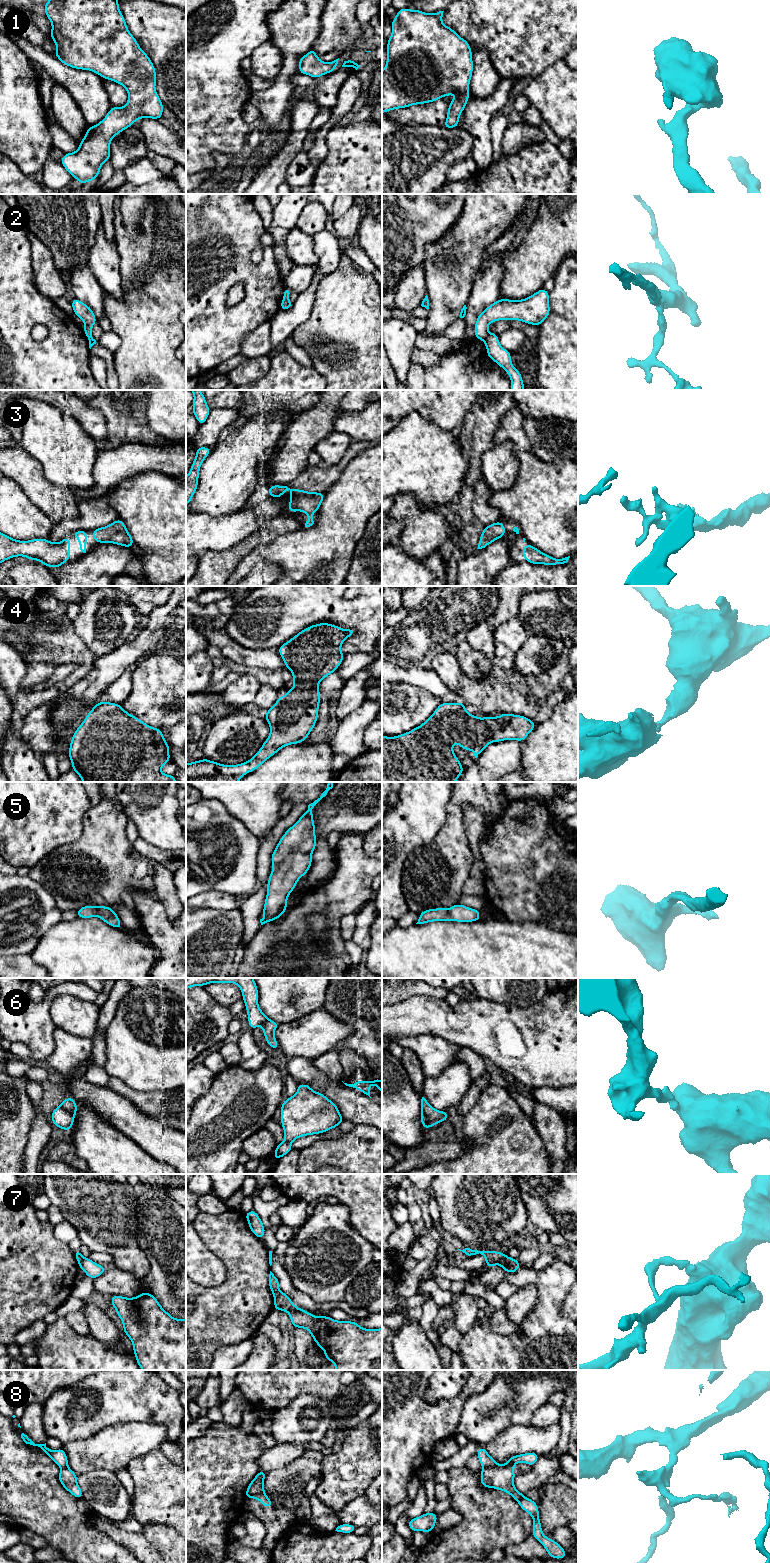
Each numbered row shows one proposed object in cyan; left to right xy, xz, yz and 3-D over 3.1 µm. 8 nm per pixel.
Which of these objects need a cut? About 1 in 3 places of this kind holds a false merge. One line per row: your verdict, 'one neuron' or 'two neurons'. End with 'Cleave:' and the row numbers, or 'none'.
1: one neuron
2: two neurons
3: one neuron
4: one neuron
5: one neuron
6: two neurons
7: two neurons
8: two neurons
Cleave: 2, 6, 7, 8

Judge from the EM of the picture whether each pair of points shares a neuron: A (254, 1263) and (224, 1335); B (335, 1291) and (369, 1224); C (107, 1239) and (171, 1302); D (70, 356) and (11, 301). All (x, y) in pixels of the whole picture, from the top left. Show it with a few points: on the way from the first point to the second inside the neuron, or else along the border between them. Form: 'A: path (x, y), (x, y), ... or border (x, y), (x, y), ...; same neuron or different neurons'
A: path (248, 1281), (241, 1303), (229, 1317); same neuron
B: border (349, 1217), (349, 1223), (371, 1244); different neurons
C: border (144, 1252), (149, 1263), (149, 1272), (140, 1281); different neurons
D: path (64, 338), (35, 308), (29, 307); same neuron

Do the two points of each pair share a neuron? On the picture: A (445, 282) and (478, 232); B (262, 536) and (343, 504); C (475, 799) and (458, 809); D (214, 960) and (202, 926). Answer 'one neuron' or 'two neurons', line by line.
A: one neuron
B: two neurons
C: one neuron
D: one neuron

